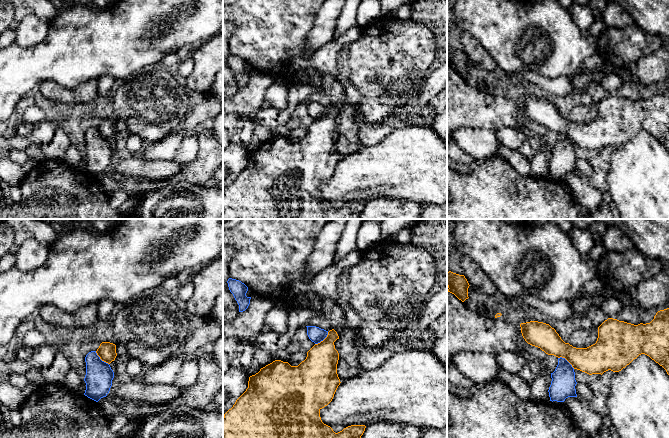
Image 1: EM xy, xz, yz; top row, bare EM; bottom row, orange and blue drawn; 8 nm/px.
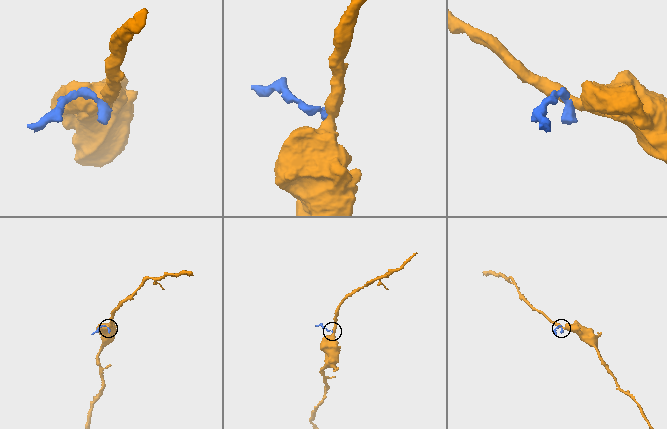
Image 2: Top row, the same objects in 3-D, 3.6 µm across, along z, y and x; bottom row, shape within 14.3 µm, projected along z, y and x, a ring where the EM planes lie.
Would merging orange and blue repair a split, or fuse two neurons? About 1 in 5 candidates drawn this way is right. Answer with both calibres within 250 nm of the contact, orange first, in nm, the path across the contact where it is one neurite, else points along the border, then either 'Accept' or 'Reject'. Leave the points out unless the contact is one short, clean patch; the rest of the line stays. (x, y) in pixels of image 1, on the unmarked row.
Thickness 240 nm (orange) against 200 nm. Boundary: yz (558, 133), (563, 133), (574, 144). Reject

